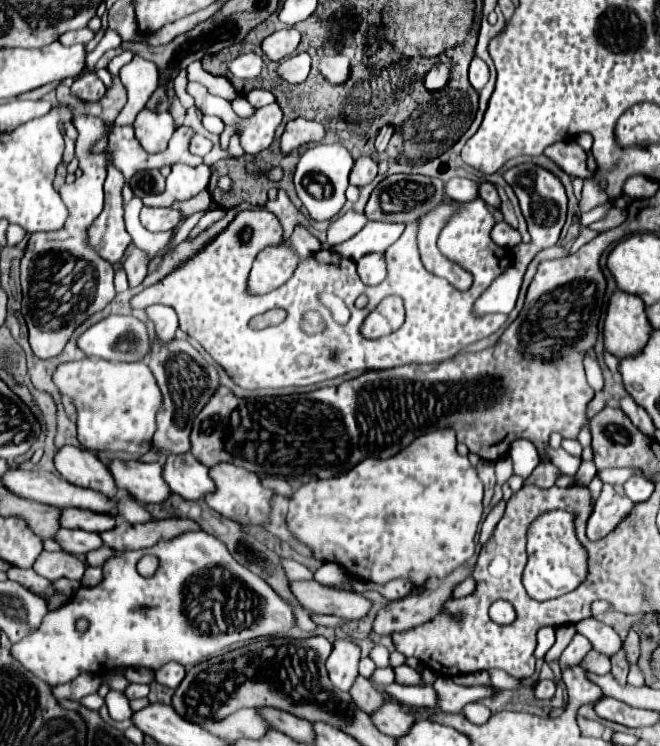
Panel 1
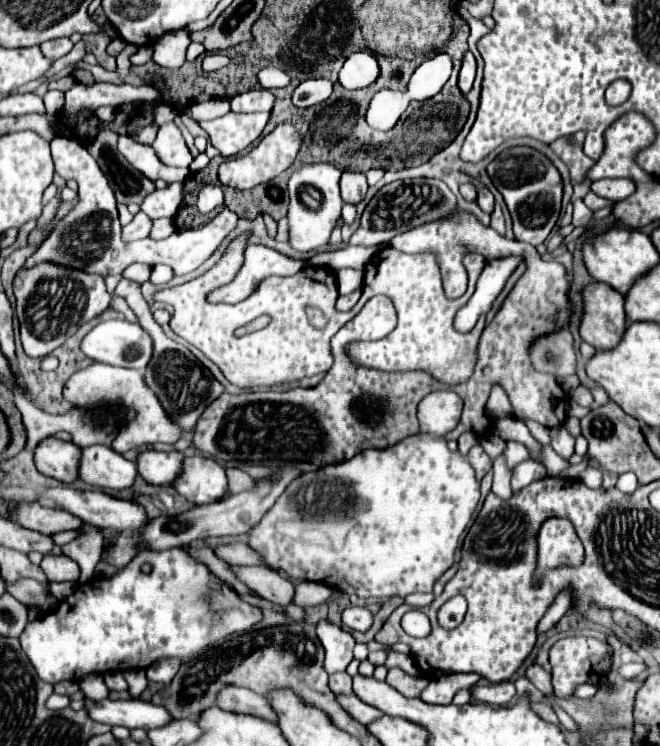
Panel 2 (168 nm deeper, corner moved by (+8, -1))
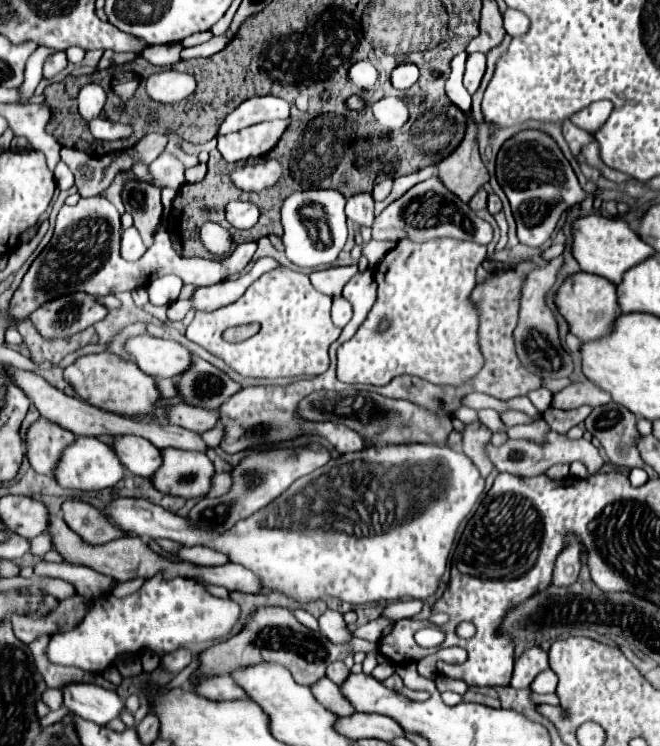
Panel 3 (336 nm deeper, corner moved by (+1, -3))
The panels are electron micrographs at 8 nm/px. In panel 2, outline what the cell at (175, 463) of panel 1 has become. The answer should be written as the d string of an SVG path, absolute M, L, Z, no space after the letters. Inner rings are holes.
M144 451L138 457L138 473L150 485L174 485L182 471L184 453L180 451Z

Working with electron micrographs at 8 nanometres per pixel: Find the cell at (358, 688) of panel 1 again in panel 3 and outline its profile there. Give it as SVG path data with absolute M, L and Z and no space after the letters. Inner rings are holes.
M335 661L335 663L331 663L329 667L327 667L327 673L325 673L333 683L337 683L337 685L341 685L345 679L347 679L347 675L349 675L349 669L345 667L345 663L343 661Z

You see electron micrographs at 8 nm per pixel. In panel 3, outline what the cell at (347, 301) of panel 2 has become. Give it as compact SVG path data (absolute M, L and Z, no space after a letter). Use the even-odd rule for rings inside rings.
M337 297L337 299L333 301L333 323L335 323L337 327L345 327L347 321L351 319L351 315L353 315L351 303L349 303L347 299L343 299L343 297Z

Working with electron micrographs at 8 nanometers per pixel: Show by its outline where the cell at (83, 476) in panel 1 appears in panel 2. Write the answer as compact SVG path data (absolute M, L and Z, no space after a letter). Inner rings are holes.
M46 437L40 441L34 453L34 461L40 473L58 479L60 483L74 483L80 479L78 463L80 463L80 447L70 441L58 441Z

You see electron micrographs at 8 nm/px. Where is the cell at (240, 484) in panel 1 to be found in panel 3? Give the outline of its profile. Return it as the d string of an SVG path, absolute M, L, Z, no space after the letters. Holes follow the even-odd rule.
M167 447L161 449L161 457L163 465L159 473L153 479L149 477L155 489L183 499L205 497L209 493L215 467L205 453Z

